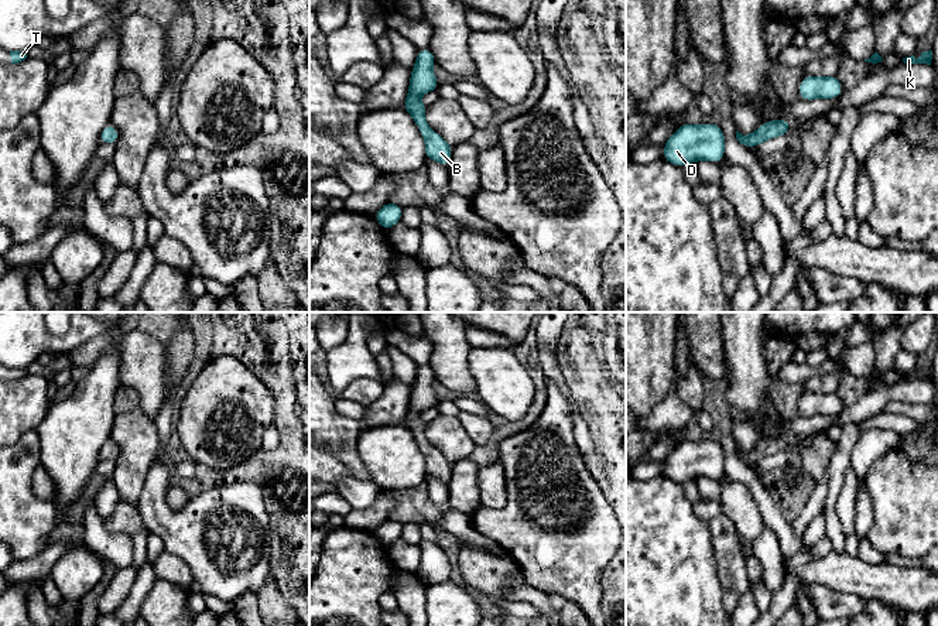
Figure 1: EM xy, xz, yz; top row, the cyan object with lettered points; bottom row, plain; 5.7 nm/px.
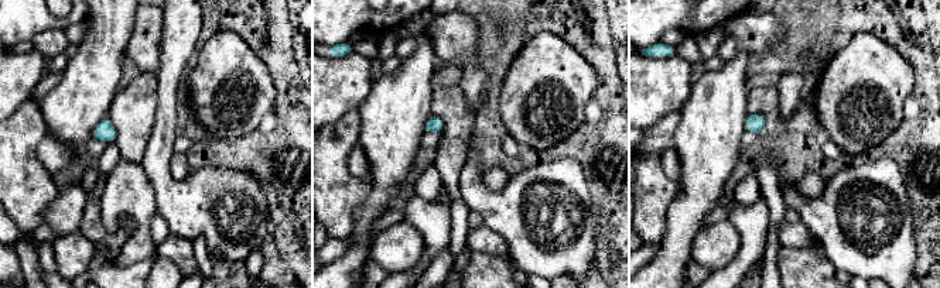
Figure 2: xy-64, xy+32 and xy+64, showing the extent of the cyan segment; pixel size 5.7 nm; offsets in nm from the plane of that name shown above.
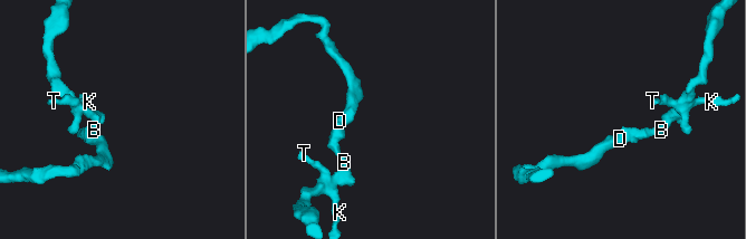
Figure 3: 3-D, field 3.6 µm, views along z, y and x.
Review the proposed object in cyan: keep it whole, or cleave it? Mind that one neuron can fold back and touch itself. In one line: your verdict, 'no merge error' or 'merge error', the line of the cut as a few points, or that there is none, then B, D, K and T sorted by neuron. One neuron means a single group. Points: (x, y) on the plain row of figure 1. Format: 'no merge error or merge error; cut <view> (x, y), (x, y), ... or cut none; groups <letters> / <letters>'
no merge error; cut none; groups B D K T

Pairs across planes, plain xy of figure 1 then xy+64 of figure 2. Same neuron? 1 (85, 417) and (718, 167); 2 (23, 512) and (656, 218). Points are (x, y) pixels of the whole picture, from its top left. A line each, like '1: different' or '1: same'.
1: same
2: same

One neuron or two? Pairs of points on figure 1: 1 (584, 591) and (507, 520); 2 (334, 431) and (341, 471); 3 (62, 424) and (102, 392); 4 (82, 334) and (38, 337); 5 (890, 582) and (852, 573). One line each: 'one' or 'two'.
1: one
2: two
3: one
4: one
5: one

